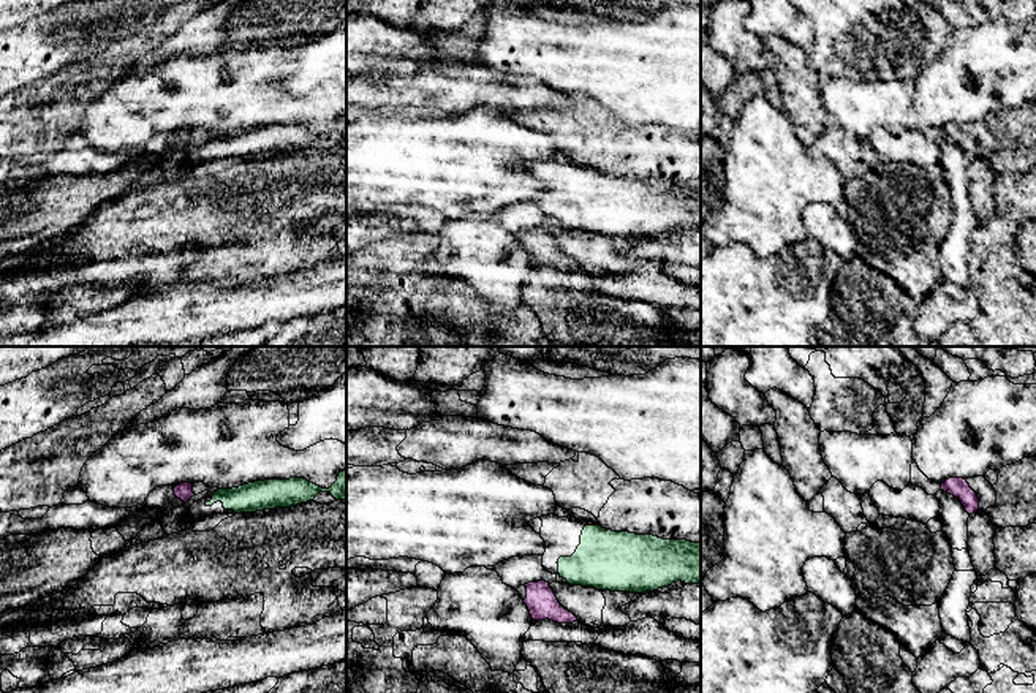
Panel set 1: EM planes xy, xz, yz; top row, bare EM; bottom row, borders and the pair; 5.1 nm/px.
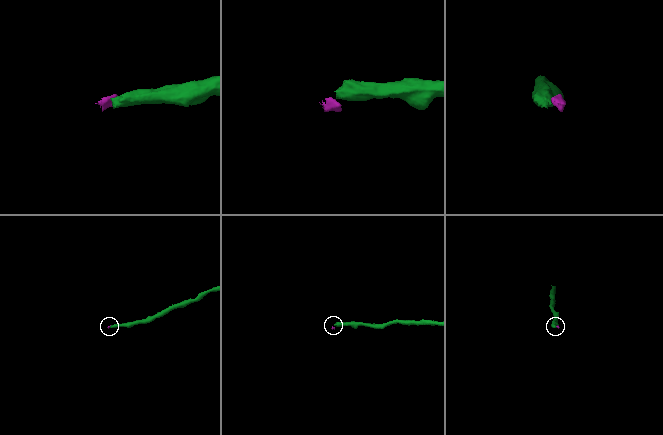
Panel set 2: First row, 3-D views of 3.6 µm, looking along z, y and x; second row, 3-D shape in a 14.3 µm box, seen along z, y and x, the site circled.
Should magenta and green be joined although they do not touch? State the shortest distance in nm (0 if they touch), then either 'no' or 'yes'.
70 nm | no

